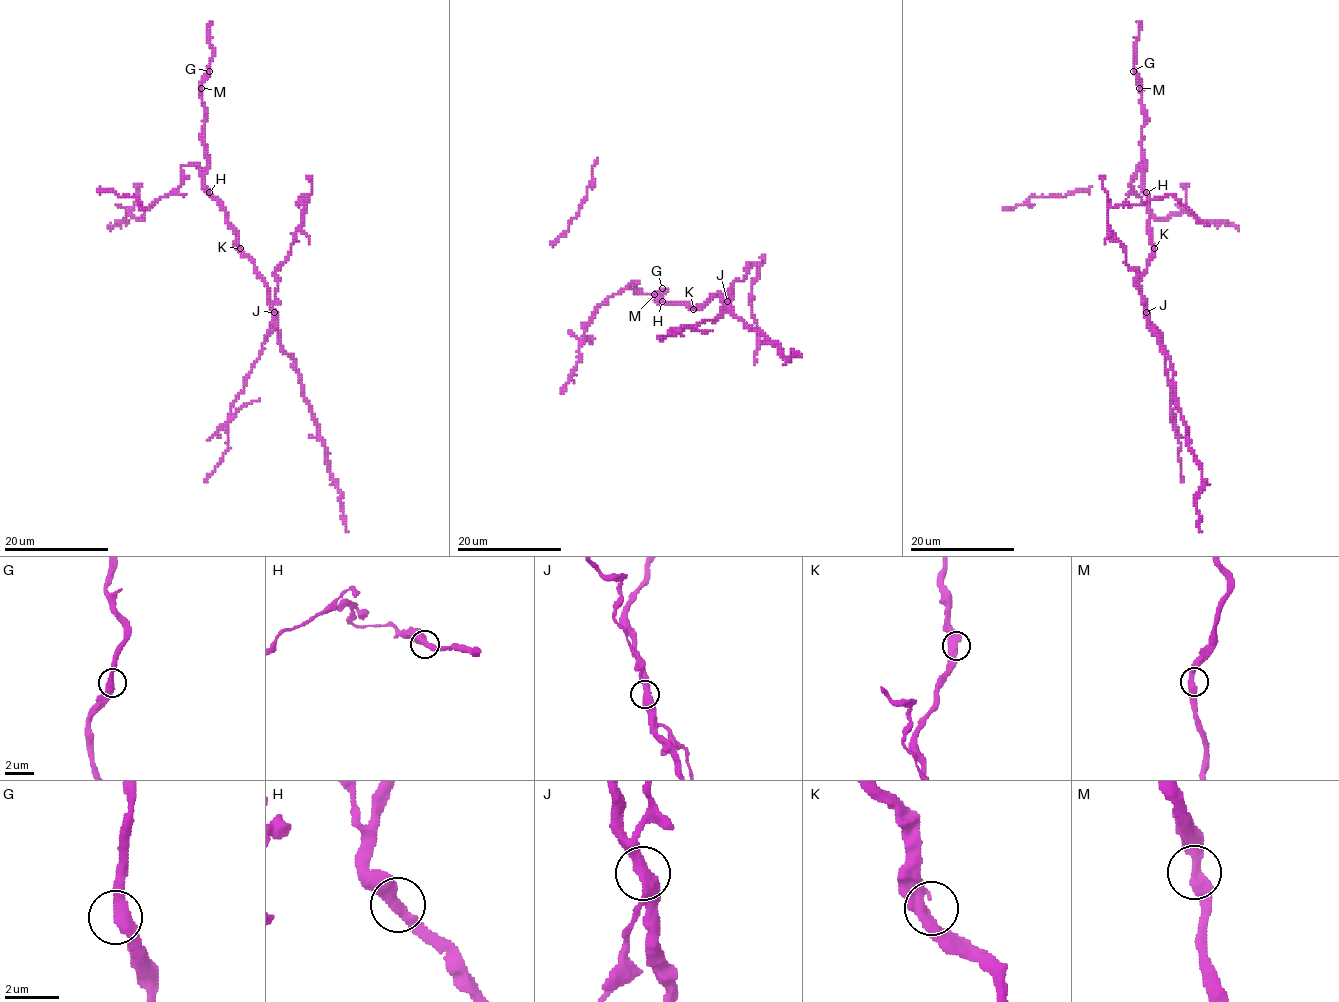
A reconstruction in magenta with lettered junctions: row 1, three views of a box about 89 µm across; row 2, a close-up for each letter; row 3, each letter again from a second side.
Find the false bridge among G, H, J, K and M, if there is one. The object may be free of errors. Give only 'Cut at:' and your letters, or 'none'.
Cut at: J

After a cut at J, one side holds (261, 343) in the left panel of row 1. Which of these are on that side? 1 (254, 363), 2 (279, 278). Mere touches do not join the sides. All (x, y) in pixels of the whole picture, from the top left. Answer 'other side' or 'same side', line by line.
1: same side
2: same side

